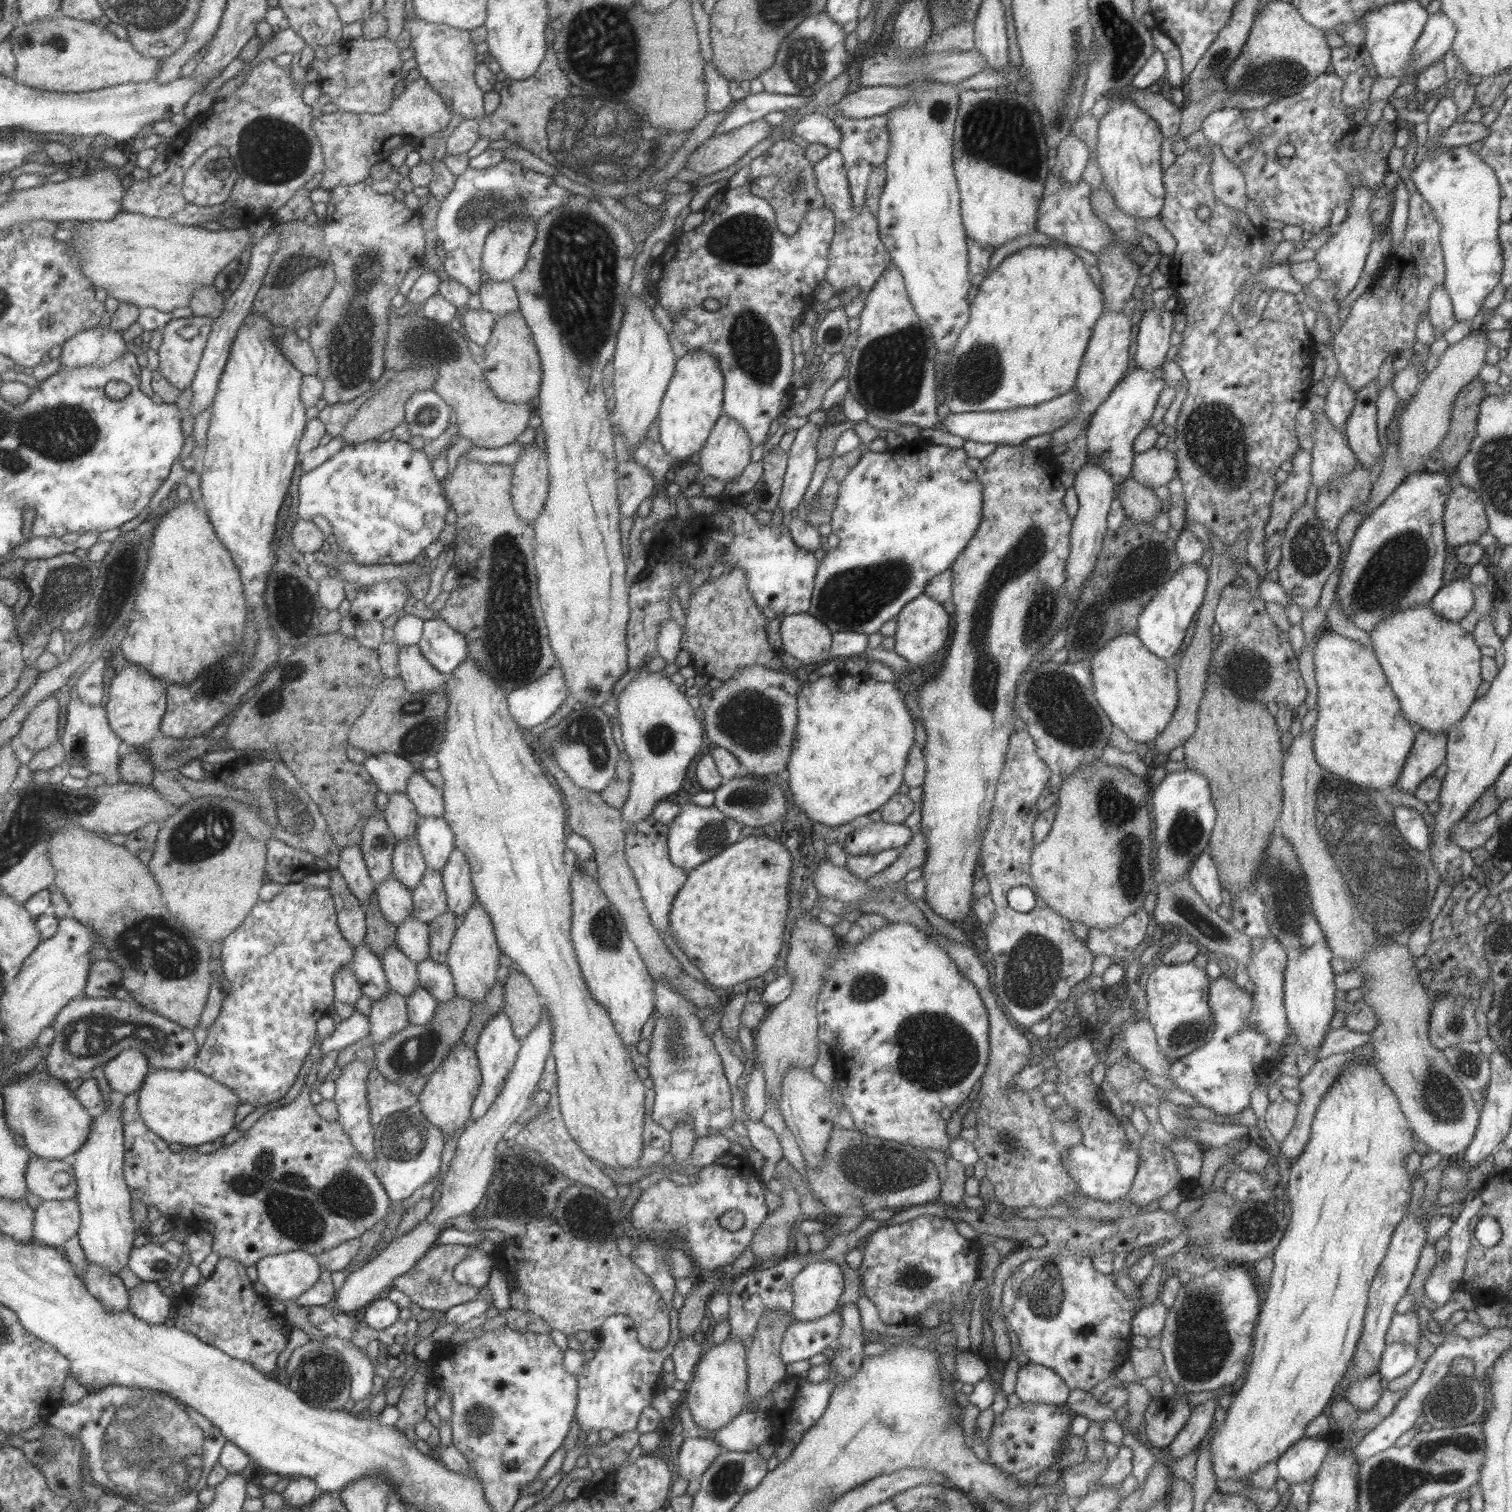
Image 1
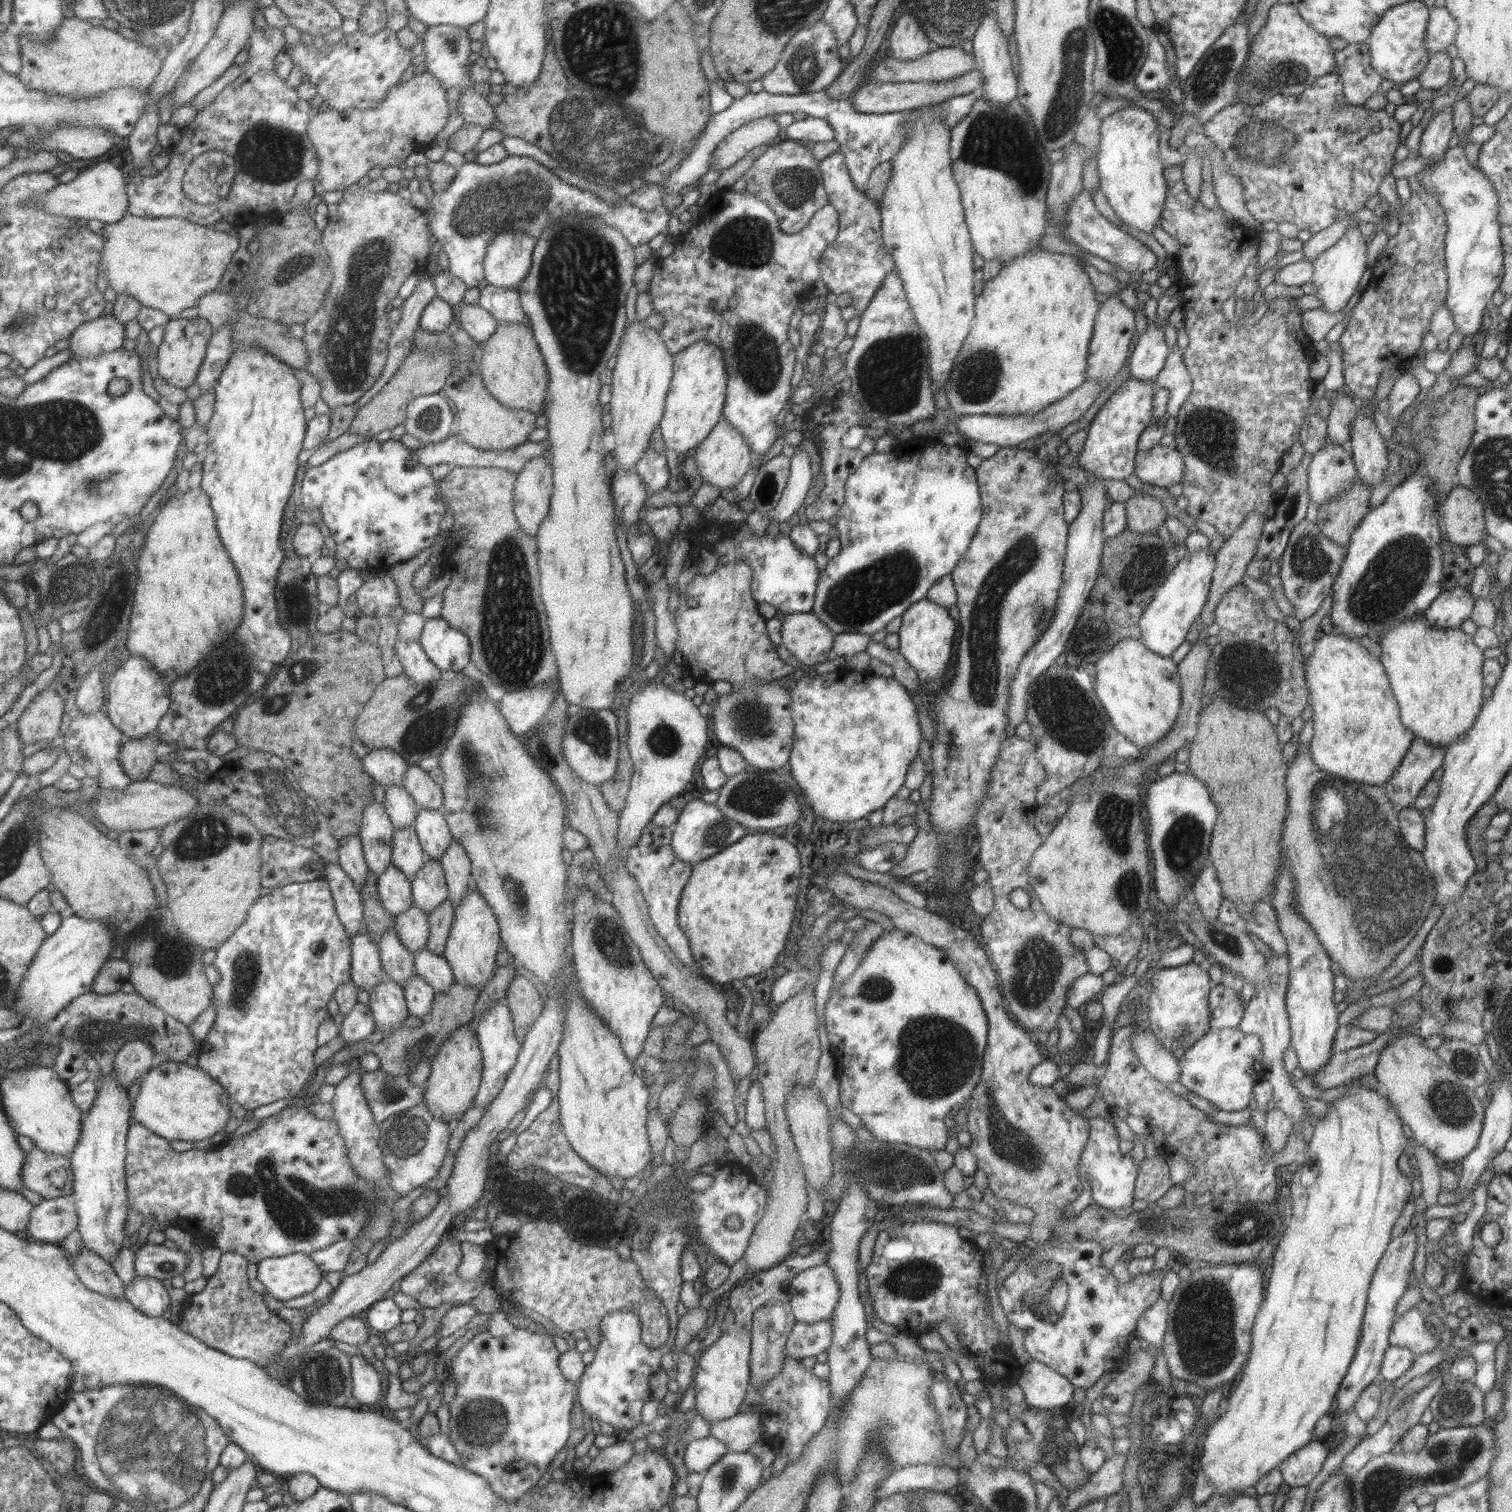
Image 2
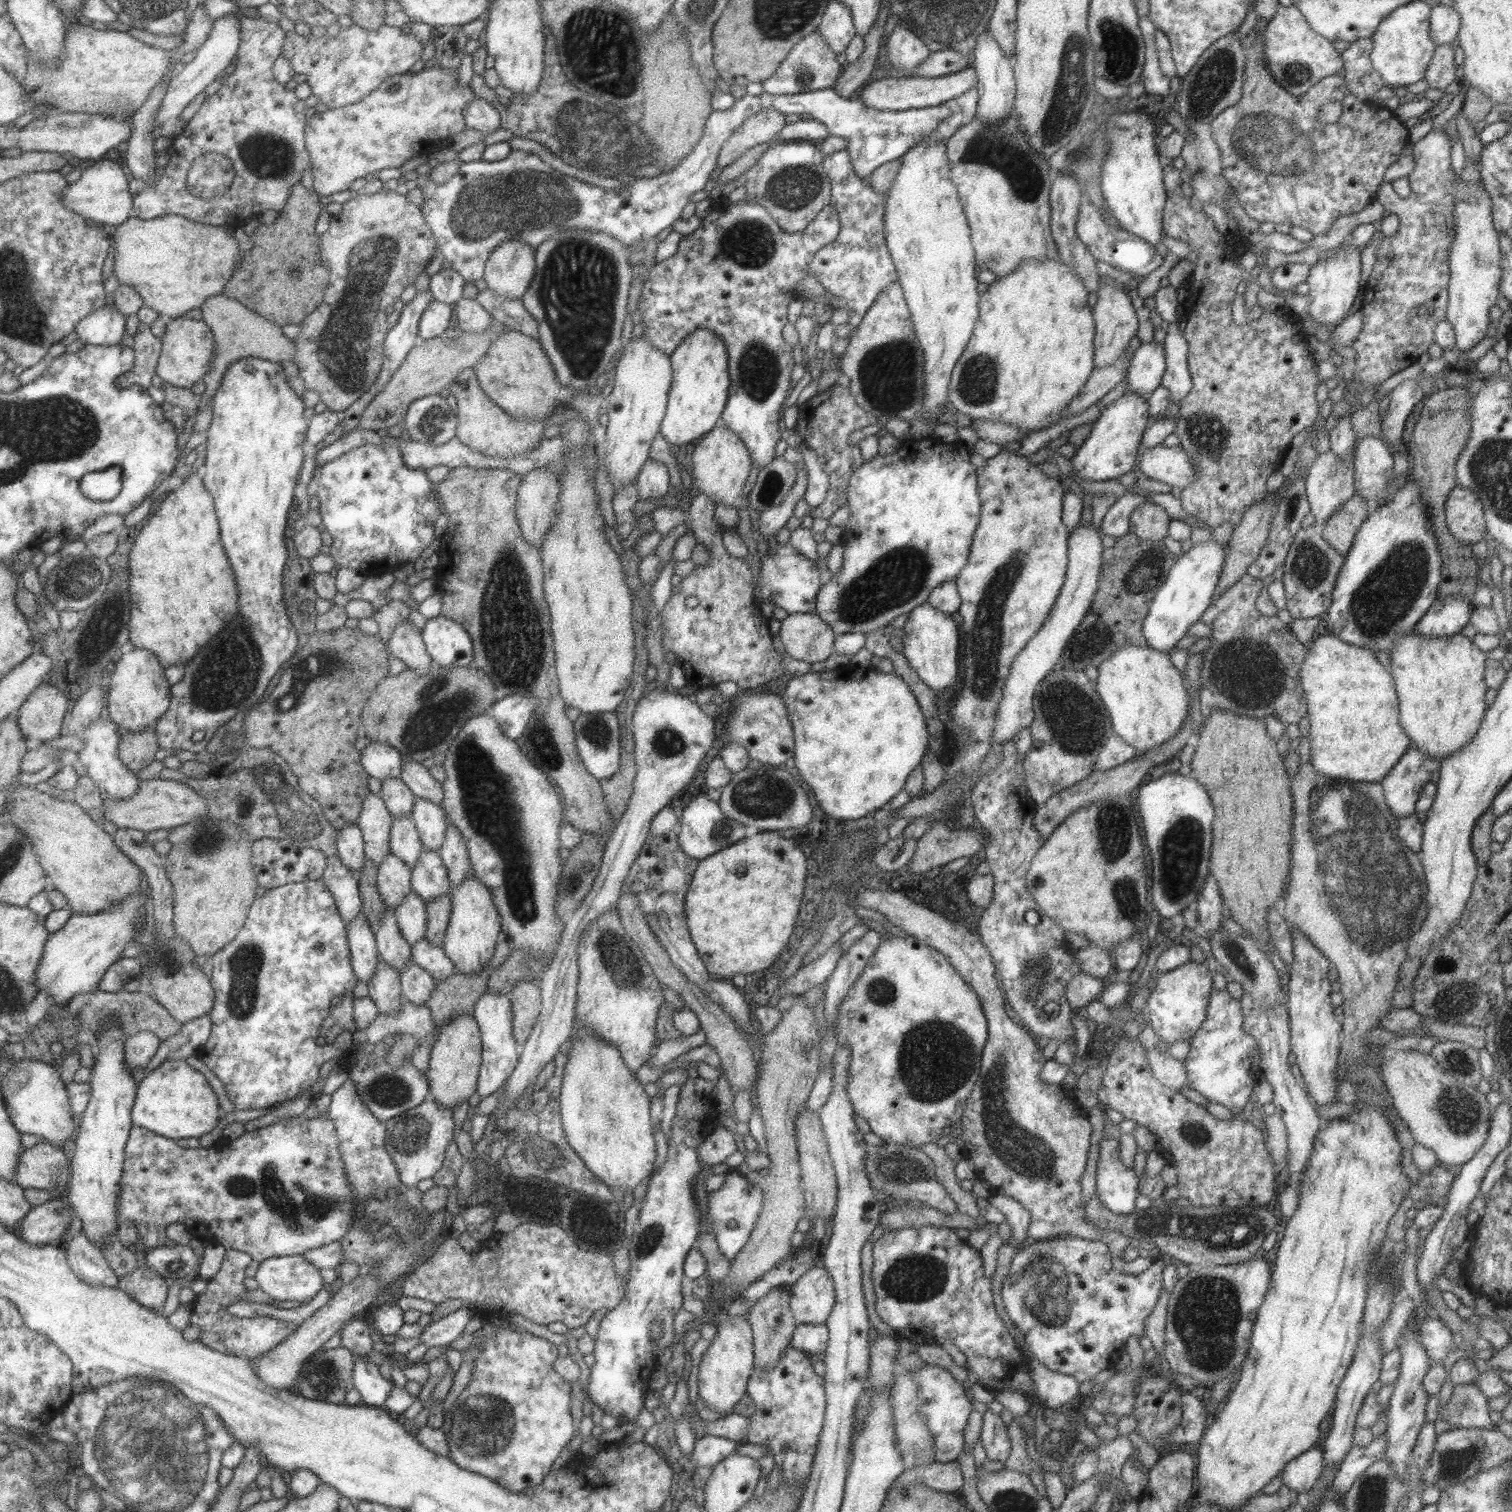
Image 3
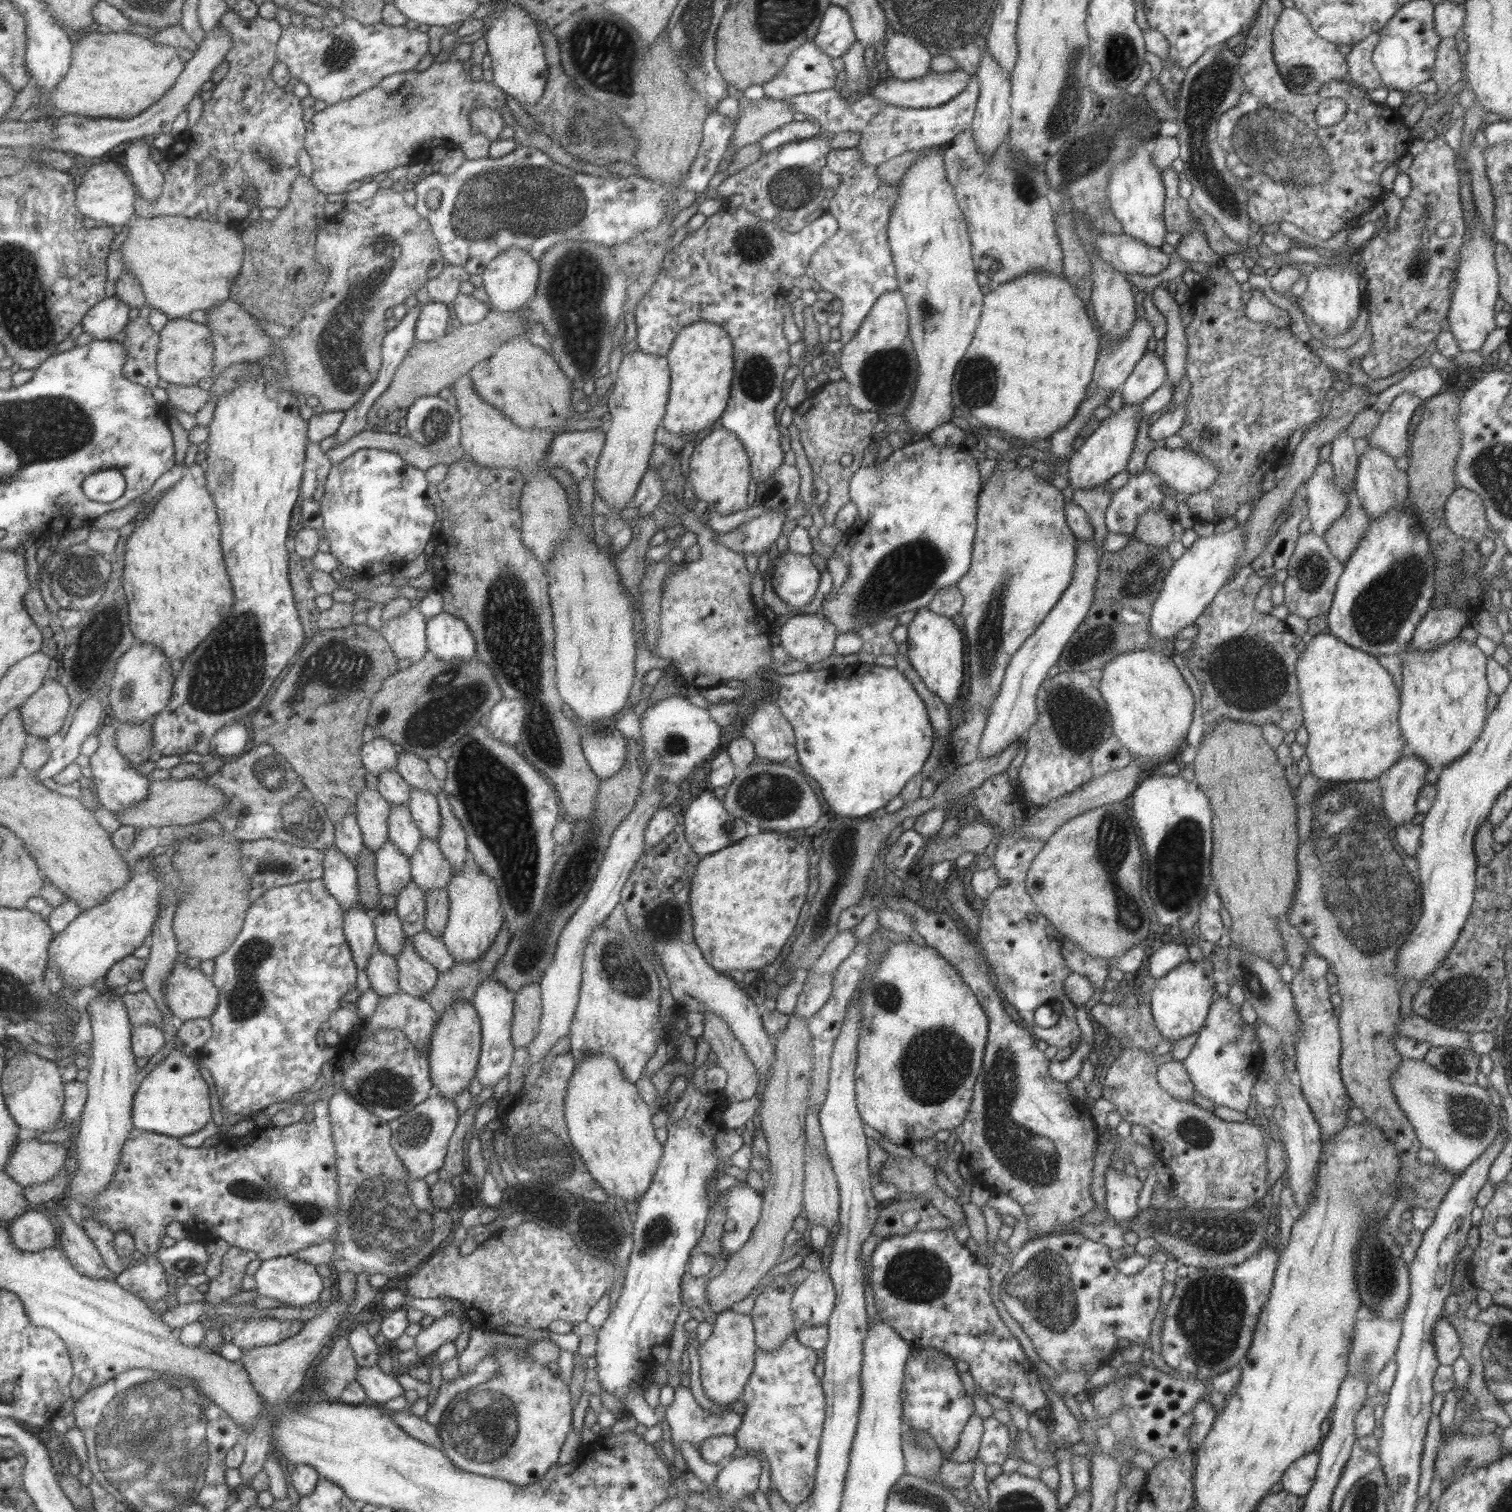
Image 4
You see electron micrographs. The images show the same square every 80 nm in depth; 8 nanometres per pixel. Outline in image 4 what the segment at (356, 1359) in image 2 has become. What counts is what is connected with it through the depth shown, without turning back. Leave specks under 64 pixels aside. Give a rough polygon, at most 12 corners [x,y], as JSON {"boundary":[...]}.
{"boundary":[[358,1367],[354,1381],[367,1400],[381,1405],[403,1395],[395,1374]]}

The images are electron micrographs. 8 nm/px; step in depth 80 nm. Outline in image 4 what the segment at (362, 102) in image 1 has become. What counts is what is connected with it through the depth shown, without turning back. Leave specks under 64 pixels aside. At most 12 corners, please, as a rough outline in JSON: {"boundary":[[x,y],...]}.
{"boundary":[[352,18],[282,29],[277,62],[326,106],[428,52],[427,33]]}

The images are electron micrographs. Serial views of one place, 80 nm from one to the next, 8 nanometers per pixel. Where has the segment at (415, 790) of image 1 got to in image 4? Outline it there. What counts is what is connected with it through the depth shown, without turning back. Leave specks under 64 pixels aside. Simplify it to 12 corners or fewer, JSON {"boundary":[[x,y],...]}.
{"boundary":[[399,752],[396,771],[412,788],[442,792],[426,759]]}

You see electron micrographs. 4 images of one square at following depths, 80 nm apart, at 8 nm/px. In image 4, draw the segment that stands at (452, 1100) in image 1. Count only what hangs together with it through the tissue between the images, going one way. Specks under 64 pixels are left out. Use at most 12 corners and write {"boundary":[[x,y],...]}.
{"boundary":[[458,1000],[428,1044],[443,1099],[467,1089],[480,1055],[480,1020]]}

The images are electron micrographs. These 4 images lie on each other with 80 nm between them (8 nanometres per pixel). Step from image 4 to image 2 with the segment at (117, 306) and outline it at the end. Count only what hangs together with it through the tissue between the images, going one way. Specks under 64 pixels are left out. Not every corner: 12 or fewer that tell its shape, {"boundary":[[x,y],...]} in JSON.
{"boundary":[[114,313],[80,326],[68,342],[72,358],[130,345]]}

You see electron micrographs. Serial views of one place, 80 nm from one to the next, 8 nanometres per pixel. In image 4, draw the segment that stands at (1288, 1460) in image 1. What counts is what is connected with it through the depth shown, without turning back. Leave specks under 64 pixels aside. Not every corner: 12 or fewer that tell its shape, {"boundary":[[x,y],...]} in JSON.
{"boundary":[[1315,1450],[1291,1462],[1281,1488],[1303,1498],[1315,1480]]}

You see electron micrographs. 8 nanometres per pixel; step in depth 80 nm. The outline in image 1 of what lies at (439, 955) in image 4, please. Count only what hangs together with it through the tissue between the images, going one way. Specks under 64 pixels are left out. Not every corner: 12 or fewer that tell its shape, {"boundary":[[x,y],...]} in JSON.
{"boundary":[[417,962],[418,983],[437,1002],[454,997],[446,963]]}

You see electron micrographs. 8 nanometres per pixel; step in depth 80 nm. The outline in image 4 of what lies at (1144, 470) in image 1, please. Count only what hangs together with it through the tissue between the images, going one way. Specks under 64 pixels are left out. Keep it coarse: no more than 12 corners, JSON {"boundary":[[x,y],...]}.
{"boundary":[[1161,444],[1144,468],[1185,495],[1207,488],[1215,465]]}

